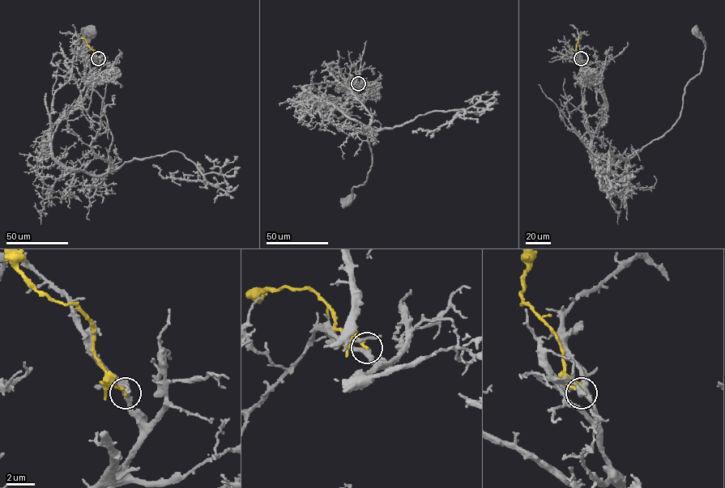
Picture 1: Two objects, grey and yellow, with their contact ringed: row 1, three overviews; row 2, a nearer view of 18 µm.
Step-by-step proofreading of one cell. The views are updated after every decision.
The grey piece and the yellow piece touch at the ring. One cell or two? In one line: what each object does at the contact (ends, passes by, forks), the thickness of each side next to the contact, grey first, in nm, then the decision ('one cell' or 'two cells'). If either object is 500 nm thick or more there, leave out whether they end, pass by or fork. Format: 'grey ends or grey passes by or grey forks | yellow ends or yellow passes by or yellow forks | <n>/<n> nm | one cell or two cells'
grey passes by | yellow ends | 400/240 nm | two cells

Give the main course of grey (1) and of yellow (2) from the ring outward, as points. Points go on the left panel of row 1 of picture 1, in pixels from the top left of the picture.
1: (98, 58), (83, 101), (49, 138), (53, 156), (66, 167), (102, 175), (112, 137), (84, 48), (91, 31)
2: (98, 58), (86, 40), (79, 38)

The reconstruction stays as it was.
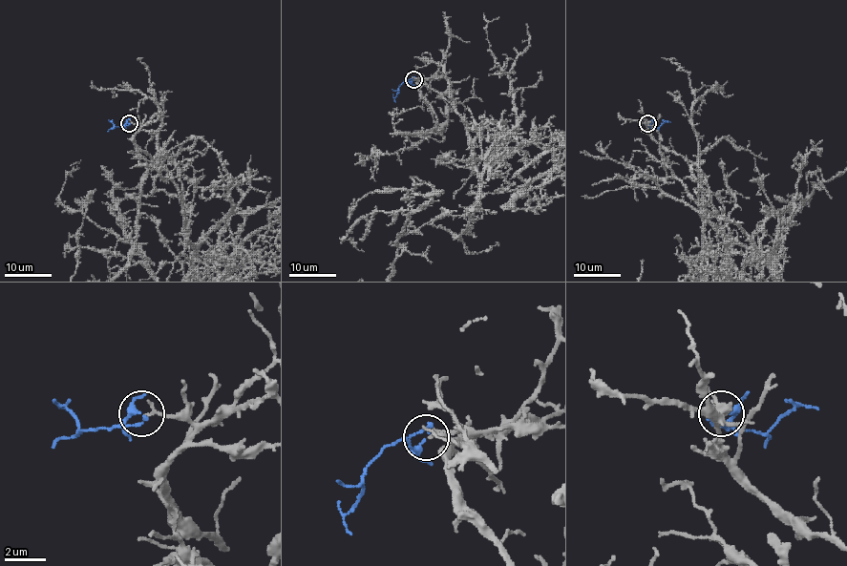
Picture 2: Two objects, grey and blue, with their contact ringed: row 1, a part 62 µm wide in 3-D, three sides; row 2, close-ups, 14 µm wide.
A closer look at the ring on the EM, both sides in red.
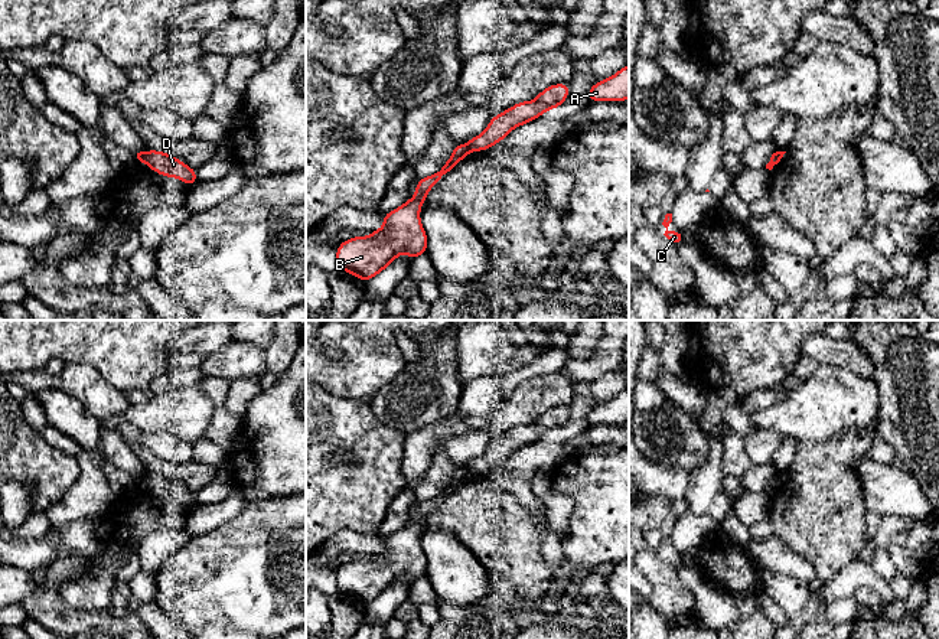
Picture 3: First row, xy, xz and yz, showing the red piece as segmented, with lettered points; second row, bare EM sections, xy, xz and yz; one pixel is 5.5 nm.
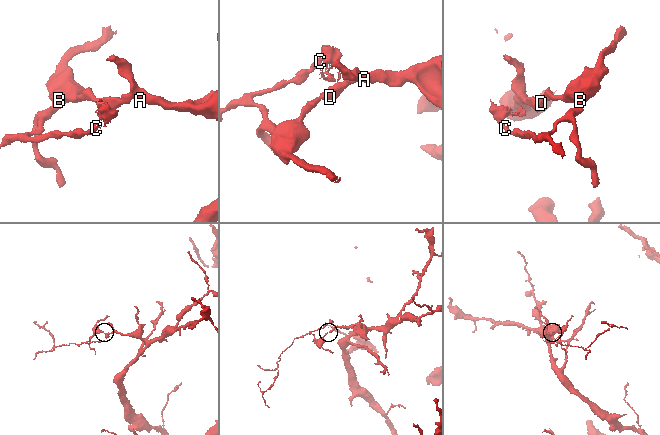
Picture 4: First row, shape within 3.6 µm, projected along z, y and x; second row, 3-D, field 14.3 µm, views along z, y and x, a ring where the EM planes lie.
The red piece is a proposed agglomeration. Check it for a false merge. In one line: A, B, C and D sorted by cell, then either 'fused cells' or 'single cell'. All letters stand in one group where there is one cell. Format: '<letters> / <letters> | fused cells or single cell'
A D / B C | fused cells

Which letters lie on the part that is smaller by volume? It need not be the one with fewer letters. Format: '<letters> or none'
B, C

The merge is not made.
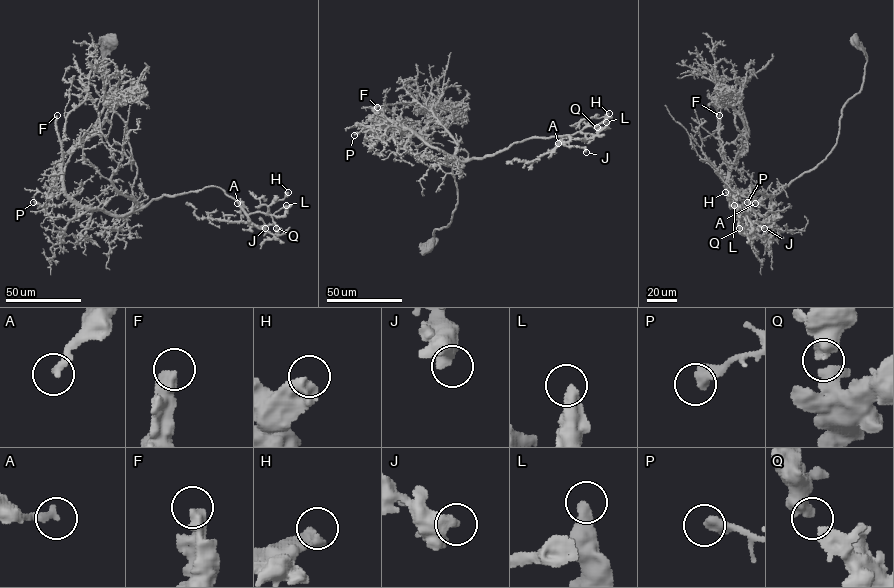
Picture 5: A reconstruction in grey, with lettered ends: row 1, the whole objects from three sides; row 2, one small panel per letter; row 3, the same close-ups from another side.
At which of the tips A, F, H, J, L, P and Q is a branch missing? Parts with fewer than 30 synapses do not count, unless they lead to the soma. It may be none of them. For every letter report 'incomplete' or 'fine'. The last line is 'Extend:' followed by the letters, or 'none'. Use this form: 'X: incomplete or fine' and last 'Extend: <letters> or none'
A: fine
F: incomplete
H: fine
J: fine
L: fine
P: fine
Q: fine
Extend: F

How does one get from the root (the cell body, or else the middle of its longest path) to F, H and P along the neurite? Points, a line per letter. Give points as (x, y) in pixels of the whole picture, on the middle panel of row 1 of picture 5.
F: (433, 241), (424, 254), (432, 245), (433, 231), (450, 222), (457, 202), (453, 156), (429, 147), (377, 107)
H: (433, 241), (457, 202), (453, 156), (469, 161), (527, 139), (572, 135), (609, 113)
P: (433, 241), (457, 202), (453, 156), (385, 123), (354, 135)

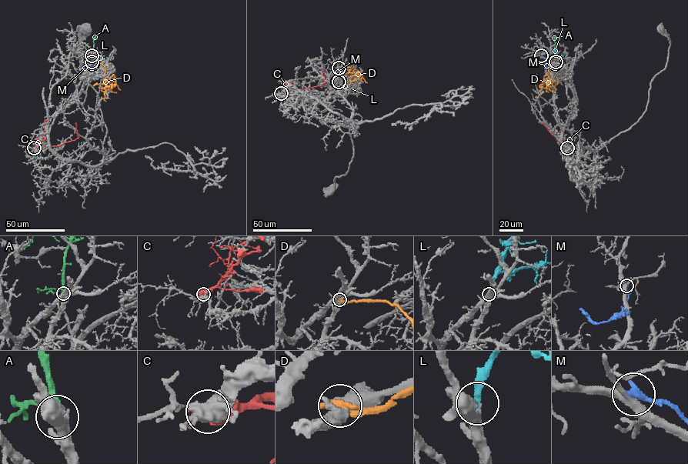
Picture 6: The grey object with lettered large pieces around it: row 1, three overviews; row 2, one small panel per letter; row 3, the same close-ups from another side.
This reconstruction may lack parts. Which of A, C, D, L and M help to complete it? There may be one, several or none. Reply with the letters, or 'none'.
L

